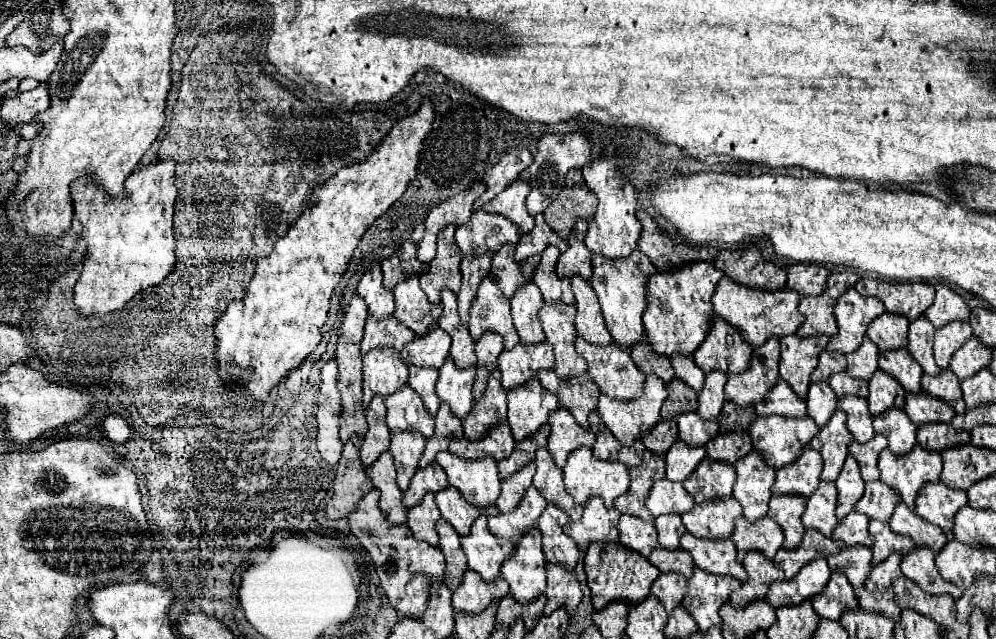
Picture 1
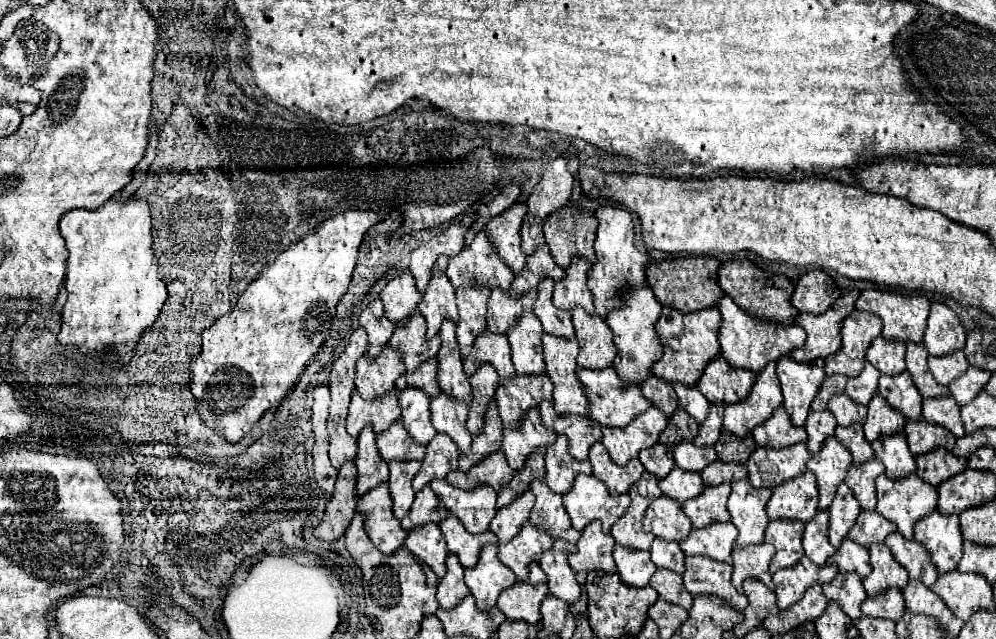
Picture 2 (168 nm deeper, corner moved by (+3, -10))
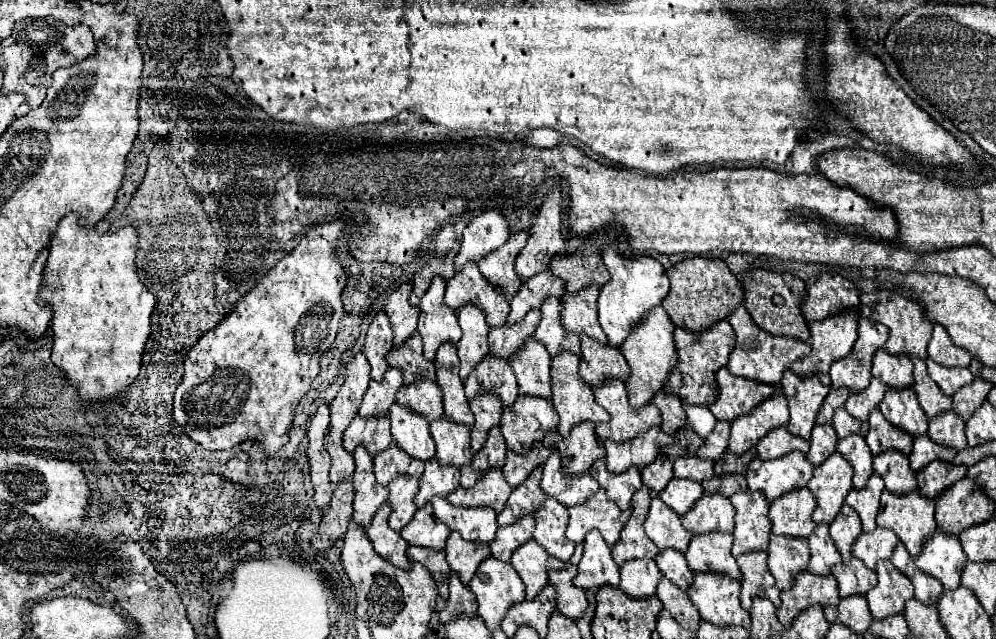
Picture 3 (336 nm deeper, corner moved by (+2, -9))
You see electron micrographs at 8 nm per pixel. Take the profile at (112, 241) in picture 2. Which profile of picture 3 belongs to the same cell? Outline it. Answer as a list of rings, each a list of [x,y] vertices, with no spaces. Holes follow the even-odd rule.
[[[71,213],[59,221],[55,237],[51,239],[47,265],[43,269],[43,285],[37,295],[39,305],[49,305],[53,311],[51,331],[53,349],[51,361],[65,371],[69,383],[77,389],[81,401],[103,401],[125,395],[127,387],[137,379],[145,343],[151,335],[151,315],[155,295],[141,279],[133,279],[139,233],[135,227],[123,227],[115,233],[97,233],[95,227],[79,227],[79,215]]]

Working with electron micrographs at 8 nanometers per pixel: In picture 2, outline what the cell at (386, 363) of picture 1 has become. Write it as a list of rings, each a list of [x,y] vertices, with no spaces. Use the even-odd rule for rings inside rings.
[[[394,388],[392,392],[374,398],[374,400],[364,400],[356,390],[352,392],[352,402],[350,402],[350,412],[348,412],[348,424],[346,430],[350,436],[358,436],[360,430],[368,424],[374,426],[374,432],[386,430],[398,416],[400,416],[400,402],[398,402],[398,390]]]

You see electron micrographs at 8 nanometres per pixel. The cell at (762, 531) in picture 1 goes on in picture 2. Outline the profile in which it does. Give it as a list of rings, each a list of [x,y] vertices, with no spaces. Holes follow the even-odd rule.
[[[756,544],[756,546],[744,546],[744,548],[734,548],[732,558],[734,558],[734,572],[732,572],[732,584],[736,586],[738,592],[742,590],[742,582],[746,578],[758,578],[762,580],[768,588],[774,588],[772,584],[772,574],[770,574],[770,560],[774,556],[776,548],[770,544]]]

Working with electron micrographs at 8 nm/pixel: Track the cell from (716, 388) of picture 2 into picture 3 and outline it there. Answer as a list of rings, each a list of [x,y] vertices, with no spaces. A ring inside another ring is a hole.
[[[725,367],[717,371],[715,379],[719,395],[717,401],[709,405],[709,409],[719,421],[729,423],[741,415],[751,413],[759,403],[763,403],[779,391],[777,385],[761,385],[755,381],[747,381],[743,377],[735,377]]]

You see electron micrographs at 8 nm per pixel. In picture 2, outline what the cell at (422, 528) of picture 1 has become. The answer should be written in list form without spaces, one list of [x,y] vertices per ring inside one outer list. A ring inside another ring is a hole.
[[[424,524],[420,528],[412,528],[408,532],[408,538],[404,542],[404,546],[418,558],[422,560],[424,564],[428,564],[438,578],[444,576],[446,572],[446,556],[448,556],[448,550],[446,550],[446,542],[444,542],[444,536],[440,532],[440,528],[436,524]]]

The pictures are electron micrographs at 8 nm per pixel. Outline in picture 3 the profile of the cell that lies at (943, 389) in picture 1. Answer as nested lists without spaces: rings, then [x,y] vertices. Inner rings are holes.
[[[953,411],[937,415],[929,421],[929,439],[943,445],[943,447],[955,447],[957,451],[967,447],[965,439],[965,423],[955,415]]]

